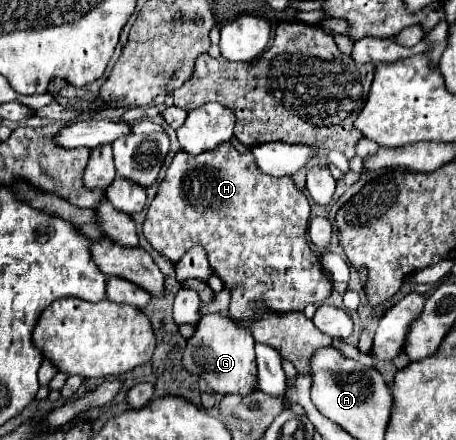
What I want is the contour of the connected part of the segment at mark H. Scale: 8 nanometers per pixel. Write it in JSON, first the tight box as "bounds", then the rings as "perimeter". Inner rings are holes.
{"bounds":[143,141,331,319],"perimeter":[[[223,141],[215,149],[199,155],[179,151],[173,157],[149,205],[143,235],[171,263],[177,263],[195,245],[205,247],[213,271],[219,273],[225,287],[231,287],[231,315],[251,319],[255,301],[263,301],[271,311],[303,311],[309,303],[319,305],[331,293],[331,279],[323,273],[315,251],[309,247],[307,223],[309,201],[291,177],[269,177],[261,173],[251,153],[239,153],[229,141]]]}

